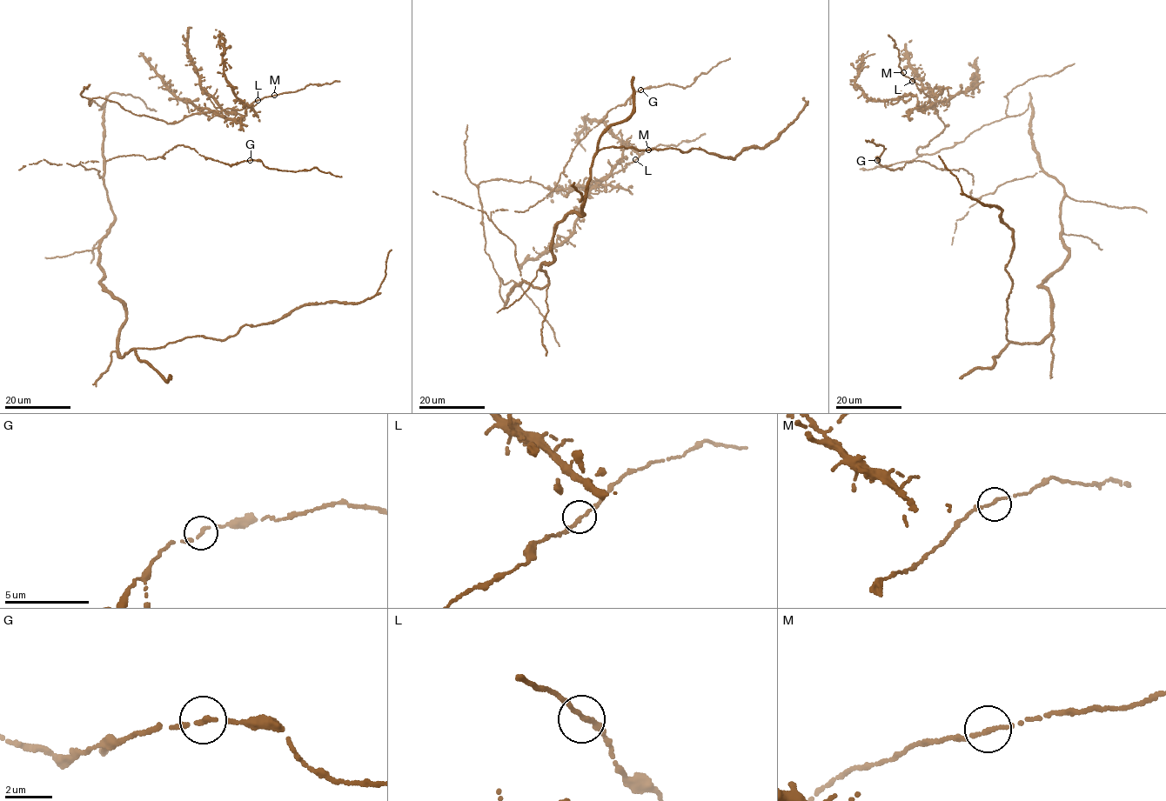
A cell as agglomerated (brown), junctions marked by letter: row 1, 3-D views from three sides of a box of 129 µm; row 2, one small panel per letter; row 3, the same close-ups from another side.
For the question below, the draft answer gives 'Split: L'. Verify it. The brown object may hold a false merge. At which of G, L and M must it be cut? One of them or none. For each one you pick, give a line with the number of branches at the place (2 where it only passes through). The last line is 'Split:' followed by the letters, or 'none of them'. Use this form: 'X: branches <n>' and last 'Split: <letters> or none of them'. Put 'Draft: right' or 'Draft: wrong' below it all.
Split: none of them
Draft: wrong

